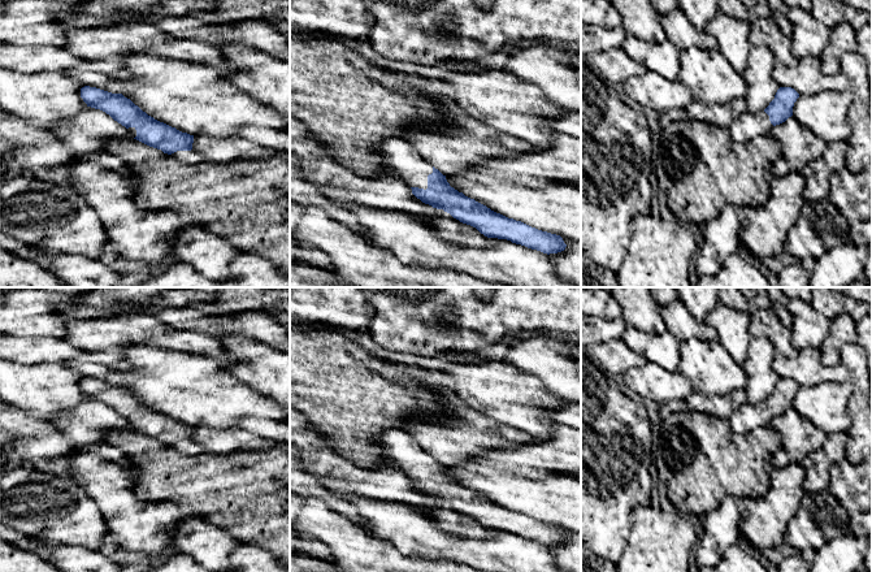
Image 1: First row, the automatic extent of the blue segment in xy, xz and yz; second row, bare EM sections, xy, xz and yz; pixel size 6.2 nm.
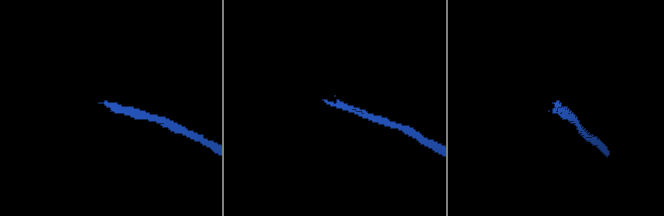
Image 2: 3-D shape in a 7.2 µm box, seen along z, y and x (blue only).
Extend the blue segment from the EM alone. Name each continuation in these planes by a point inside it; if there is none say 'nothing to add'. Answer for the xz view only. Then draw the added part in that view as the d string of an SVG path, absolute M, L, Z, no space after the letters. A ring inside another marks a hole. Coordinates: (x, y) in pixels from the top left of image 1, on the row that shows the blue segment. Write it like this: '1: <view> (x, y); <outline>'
1: xz (400, 159); M387 138L374 152L382 159L389 174L409 187L428 188L428 176L433 173L433 165L405 138Z

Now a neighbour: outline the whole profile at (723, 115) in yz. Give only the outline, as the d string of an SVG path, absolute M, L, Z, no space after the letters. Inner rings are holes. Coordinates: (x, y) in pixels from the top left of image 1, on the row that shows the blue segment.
M739 98L728 104L706 105L702 101L694 100L686 108L687 118L704 121L712 125L729 129L732 122L745 113L746 101Z

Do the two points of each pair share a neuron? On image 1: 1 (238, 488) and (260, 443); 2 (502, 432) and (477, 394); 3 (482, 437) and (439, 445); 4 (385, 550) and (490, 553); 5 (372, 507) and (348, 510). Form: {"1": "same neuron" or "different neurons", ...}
{"1": "different neurons", "2": "different neurons", "3": "same neuron", "4": "different neurons", "5": "different neurons"}

